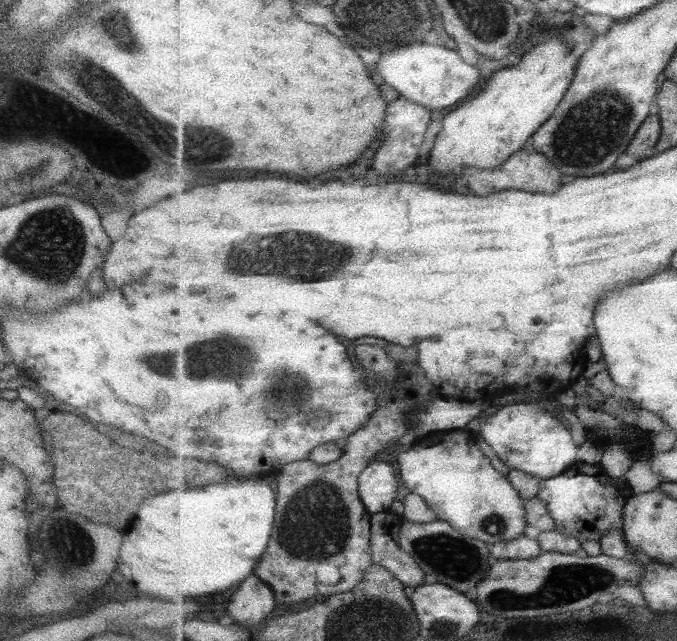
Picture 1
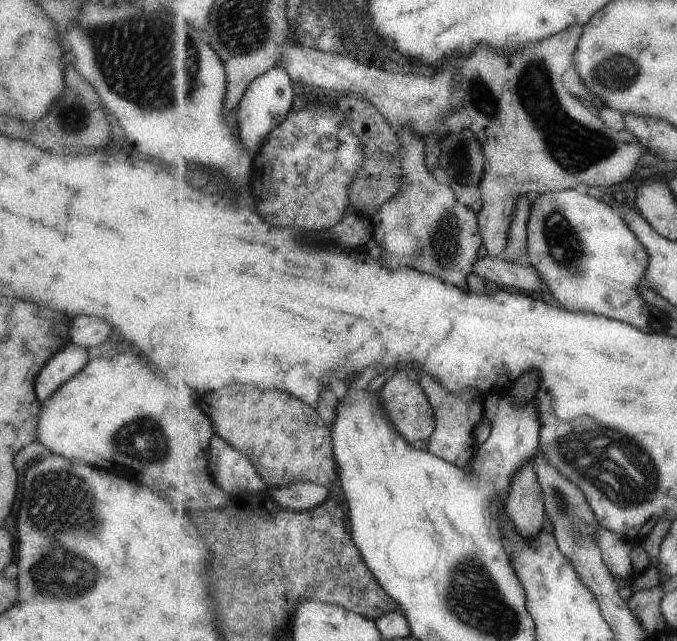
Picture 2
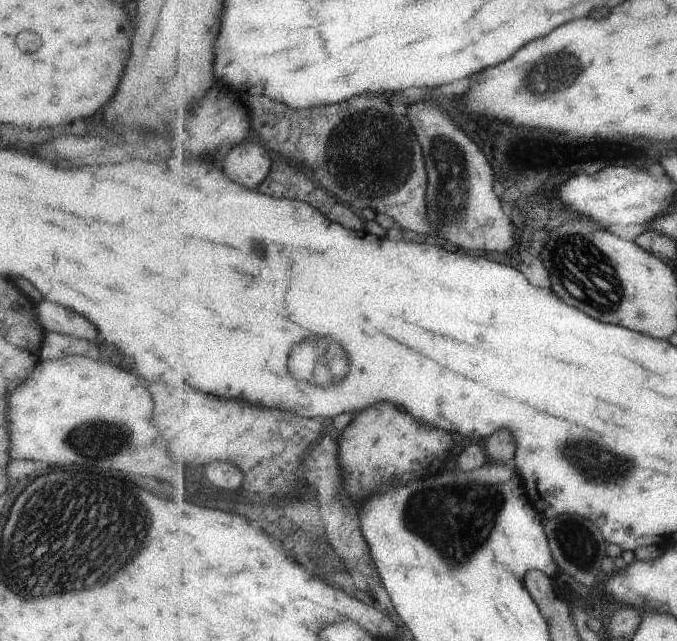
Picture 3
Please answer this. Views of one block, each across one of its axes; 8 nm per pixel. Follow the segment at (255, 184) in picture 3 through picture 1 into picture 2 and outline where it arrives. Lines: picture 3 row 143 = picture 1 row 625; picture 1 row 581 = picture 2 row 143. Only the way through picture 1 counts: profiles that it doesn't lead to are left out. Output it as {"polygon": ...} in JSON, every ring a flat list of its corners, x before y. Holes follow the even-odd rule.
{"polygon":[[273,66,269,72,256,78,242,97,237,111,239,137,254,159,259,156,259,152,271,132,287,120,287,116,293,108,295,92,293,92,293,82,291,81,293,79,283,66]]}

